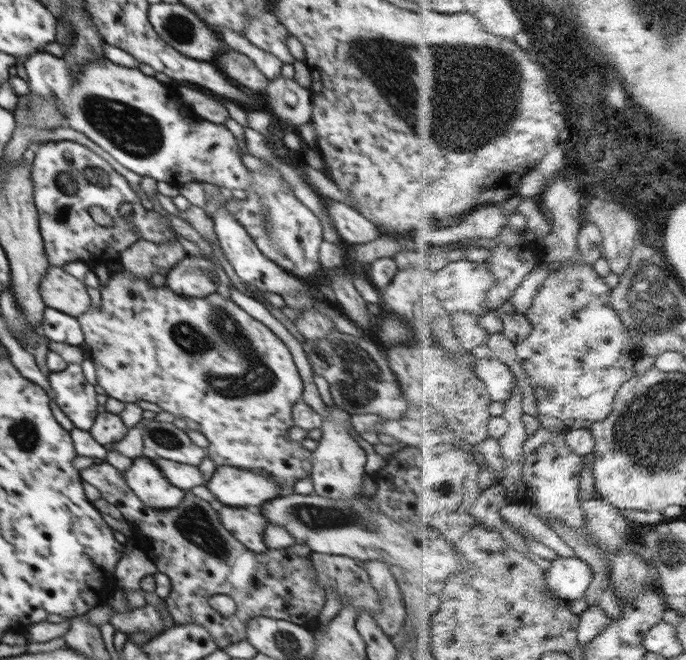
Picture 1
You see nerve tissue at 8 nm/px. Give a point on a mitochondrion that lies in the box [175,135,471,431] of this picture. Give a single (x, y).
(360, 375)

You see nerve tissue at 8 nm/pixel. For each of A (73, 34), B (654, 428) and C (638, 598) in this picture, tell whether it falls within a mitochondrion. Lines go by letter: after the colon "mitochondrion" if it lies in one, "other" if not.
A: mitochondrion
B: mitochondrion
C: other

